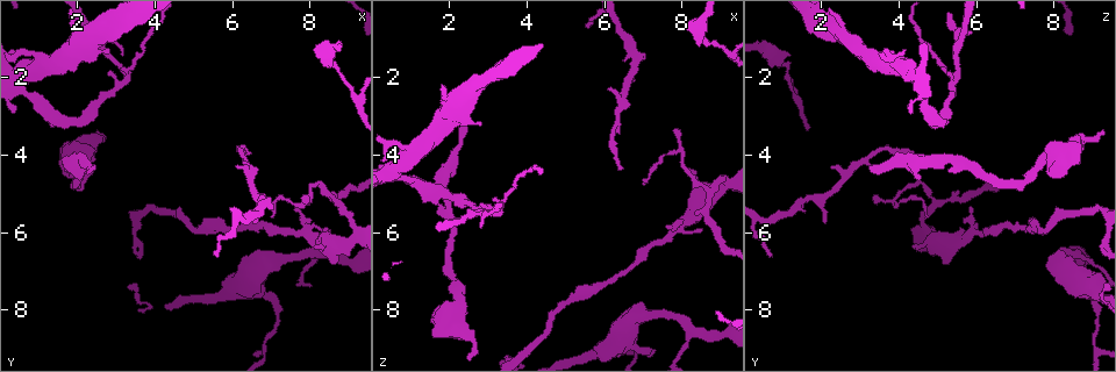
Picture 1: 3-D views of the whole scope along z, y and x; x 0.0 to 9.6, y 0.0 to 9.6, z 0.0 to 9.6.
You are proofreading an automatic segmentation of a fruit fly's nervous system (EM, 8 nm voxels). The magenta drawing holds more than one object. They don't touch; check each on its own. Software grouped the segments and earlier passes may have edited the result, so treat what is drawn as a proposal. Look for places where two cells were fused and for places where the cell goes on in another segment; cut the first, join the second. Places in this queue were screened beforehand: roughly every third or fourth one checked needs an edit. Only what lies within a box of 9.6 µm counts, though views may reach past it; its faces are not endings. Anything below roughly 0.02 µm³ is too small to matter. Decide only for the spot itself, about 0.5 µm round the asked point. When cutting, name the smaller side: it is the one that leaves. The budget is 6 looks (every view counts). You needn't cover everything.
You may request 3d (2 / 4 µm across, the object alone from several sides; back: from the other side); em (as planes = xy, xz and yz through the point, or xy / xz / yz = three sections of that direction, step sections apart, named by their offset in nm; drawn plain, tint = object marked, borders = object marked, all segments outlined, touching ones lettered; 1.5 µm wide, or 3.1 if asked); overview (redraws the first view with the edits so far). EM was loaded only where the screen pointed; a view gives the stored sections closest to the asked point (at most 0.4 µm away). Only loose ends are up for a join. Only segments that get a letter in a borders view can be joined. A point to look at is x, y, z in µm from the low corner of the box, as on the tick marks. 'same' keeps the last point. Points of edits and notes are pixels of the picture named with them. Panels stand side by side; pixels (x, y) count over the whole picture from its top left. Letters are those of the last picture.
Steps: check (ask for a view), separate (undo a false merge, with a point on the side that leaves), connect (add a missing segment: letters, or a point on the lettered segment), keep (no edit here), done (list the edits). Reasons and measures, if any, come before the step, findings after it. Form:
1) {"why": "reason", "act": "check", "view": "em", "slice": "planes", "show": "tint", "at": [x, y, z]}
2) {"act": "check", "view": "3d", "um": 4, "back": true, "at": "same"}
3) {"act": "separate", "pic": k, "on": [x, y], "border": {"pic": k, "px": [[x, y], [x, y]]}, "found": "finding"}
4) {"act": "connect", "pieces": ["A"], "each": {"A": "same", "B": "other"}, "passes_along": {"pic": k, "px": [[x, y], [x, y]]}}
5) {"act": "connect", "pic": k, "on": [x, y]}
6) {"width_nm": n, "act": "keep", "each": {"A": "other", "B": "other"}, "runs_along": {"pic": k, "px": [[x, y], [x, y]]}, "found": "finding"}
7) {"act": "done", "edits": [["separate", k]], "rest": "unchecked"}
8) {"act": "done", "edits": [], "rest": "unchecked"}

{"act": "check", "view": "3d", "um": 4, "at": [5.60, 6.60, 0.70]}

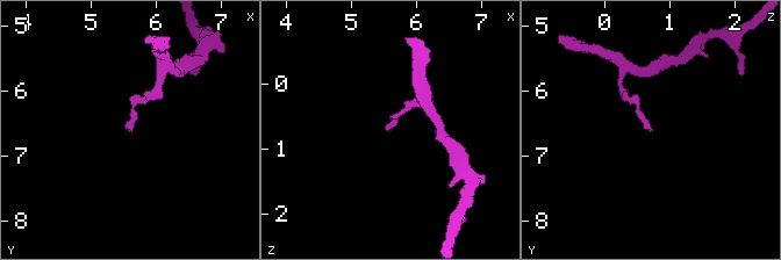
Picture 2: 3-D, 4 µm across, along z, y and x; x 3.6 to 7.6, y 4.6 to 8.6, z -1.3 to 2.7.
{"act": "check", "view": "em", "slice": "xy", "step": 8, "show": "borders", "at": [5.60, 6.60, 0.75]}

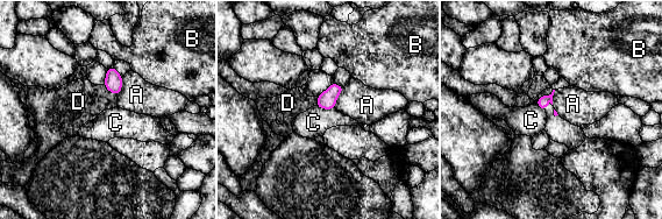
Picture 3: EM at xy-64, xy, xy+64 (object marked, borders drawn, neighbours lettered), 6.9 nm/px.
{"why": "cut it another way", "act": "check", "view": "em", "slice": "planes", "show": "borders", "at": "same"}

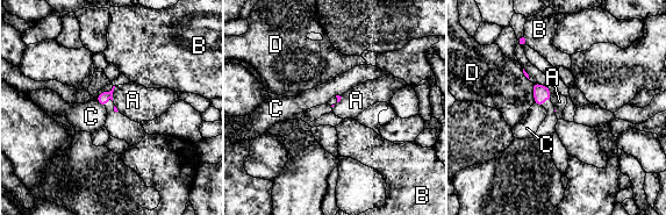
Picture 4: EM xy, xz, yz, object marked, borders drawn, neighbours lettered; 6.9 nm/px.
{"act": "keep", "each": {"A": "other", "B": "other", "C": "other", "D": "other"}, "border": {"pic": 4, "px": [[115, 86], [112, 100]]}, "found": "none of them fits"}

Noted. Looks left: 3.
{"why": "branch stops here", "act": "check", "view": "em", "slice": "planes", "show": "borders", "at": [6.95, 5.60, 4.85]}

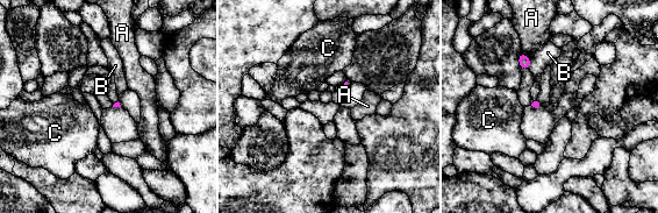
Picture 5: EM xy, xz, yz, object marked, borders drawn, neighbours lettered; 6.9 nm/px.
{"act": "keep", "each": {"A": "other", "B": "other", "C": "other"}, "border": {"pic": 5, "px": [[530, 58], [528, 69]]}, "found": "none of them fits"}

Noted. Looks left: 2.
{"act": "check", "view": "em", "slice": "xy", "step": 4, "show": "borders", "at": [2.40, 4.30, 3.30]}

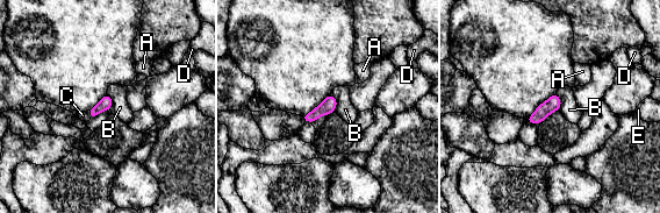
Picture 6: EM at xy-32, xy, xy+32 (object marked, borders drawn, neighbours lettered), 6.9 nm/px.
{"width_nm": 90, "act": "connect", "pieces": ["C"], "each": {"A": "other", "B": "other", "C": "same", "D": "other", "E": "other"}, "found": "the cell continues"}

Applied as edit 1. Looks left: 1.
{"act": "done", "edits": [["connect", 6]], "rest": "unchecked"}

